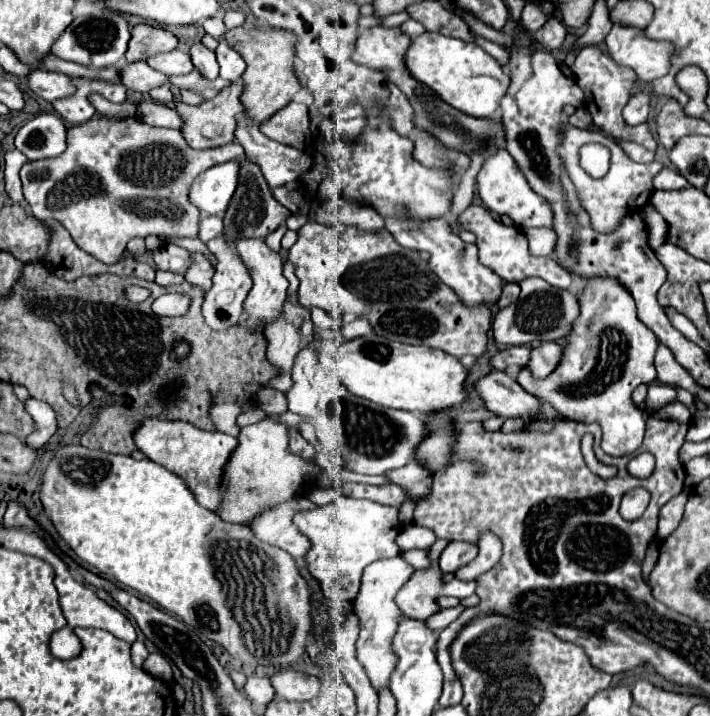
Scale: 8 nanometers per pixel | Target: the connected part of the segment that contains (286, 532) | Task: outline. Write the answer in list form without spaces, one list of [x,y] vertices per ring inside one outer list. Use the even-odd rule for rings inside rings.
[[[306,497],[290,499],[286,503],[276,505],[274,509],[262,513],[256,519],[256,525],[252,525],[252,531],[260,541],[266,541],[270,545],[276,545],[284,551],[288,551],[292,557],[304,557],[310,549],[310,539],[300,533],[300,529],[292,523],[292,517],[300,511],[314,509],[316,505],[308,501]]]

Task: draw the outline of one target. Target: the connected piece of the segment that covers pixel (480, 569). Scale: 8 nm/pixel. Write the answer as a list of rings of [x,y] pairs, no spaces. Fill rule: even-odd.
[[[484,531],[482,535],[480,535],[480,539],[478,539],[478,545],[480,545],[480,553],[478,553],[478,557],[470,563],[470,565],[466,565],[466,567],[462,567],[460,571],[456,571],[456,577],[460,577],[462,581],[466,581],[466,579],[476,579],[478,575],[482,575],[482,573],[486,573],[488,569],[492,569],[498,561],[500,561],[500,553],[502,553],[502,541],[490,531]]]

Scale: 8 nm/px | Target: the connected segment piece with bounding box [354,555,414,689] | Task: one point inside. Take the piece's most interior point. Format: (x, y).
(378, 615)

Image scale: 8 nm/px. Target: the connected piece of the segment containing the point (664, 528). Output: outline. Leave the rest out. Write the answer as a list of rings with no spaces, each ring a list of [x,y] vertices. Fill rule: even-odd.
[[[676,495],[674,499],[670,499],[662,511],[660,511],[660,523],[658,523],[658,539],[666,539],[668,533],[672,533],[680,519],[682,519],[682,511],[684,511],[684,503],[686,503],[686,495]]]

